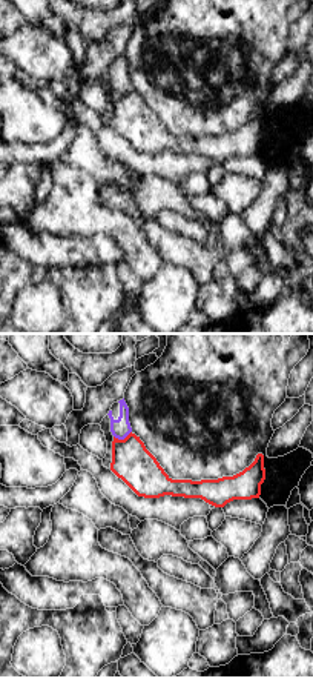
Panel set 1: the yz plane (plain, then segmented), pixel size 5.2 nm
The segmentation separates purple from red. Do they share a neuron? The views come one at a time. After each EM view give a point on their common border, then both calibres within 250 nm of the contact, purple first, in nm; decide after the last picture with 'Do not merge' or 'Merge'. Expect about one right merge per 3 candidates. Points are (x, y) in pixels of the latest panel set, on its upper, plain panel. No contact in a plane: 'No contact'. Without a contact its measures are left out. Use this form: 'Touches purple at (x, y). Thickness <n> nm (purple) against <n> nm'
Touches purple at (121, 94). Thickness 100 nm (purple) against 200 nm

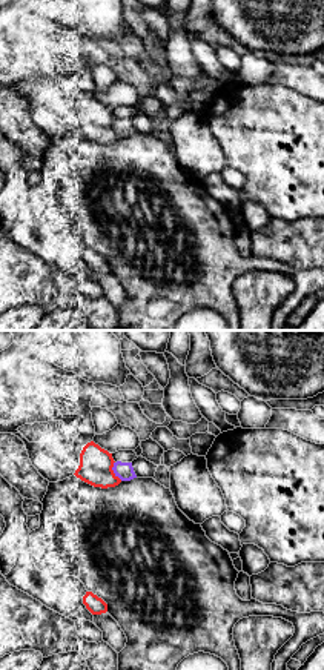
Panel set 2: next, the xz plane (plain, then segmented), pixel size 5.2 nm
Touches purple at (112, 125). Thickness 90 nm (purple) against 180 nm

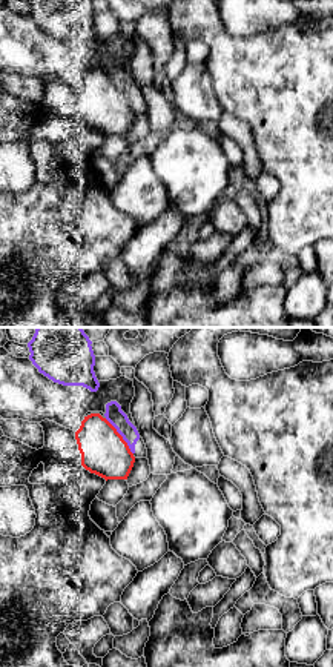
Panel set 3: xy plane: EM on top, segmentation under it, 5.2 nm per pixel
Touches purple at (121, 91). Thickness 90 nm (purple) against 240 nm

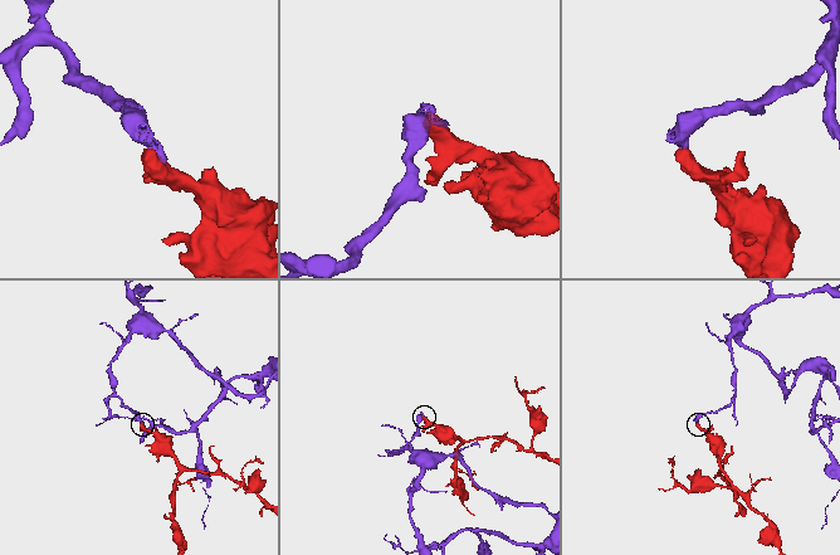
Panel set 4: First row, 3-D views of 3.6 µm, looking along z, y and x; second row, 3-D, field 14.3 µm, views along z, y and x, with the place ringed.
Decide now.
Do not merge

